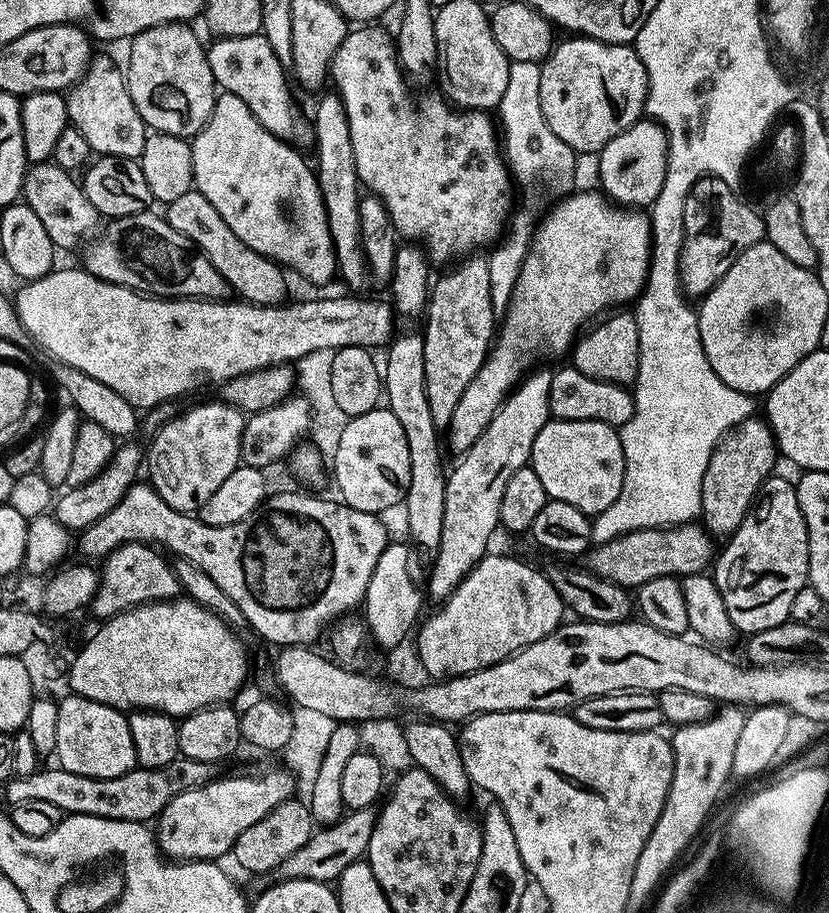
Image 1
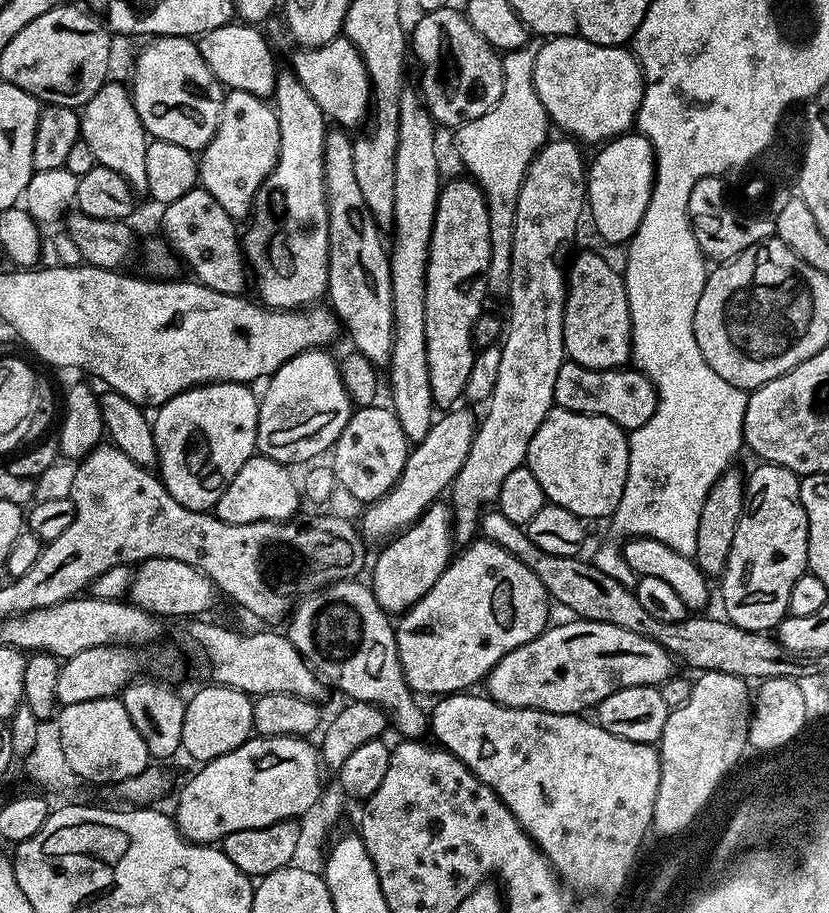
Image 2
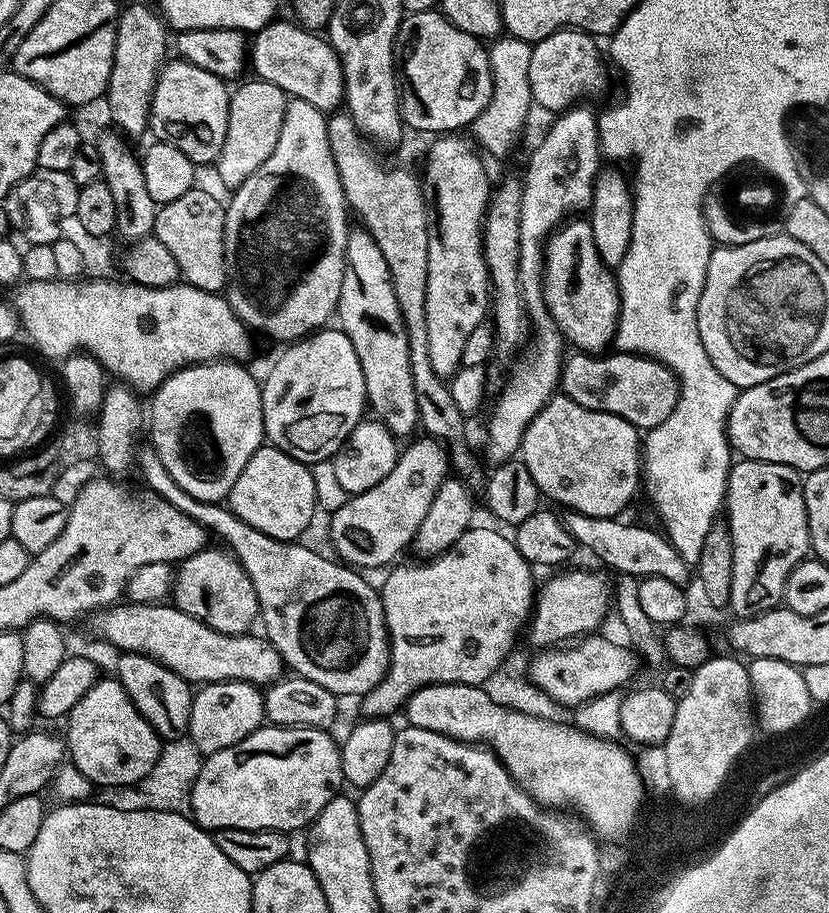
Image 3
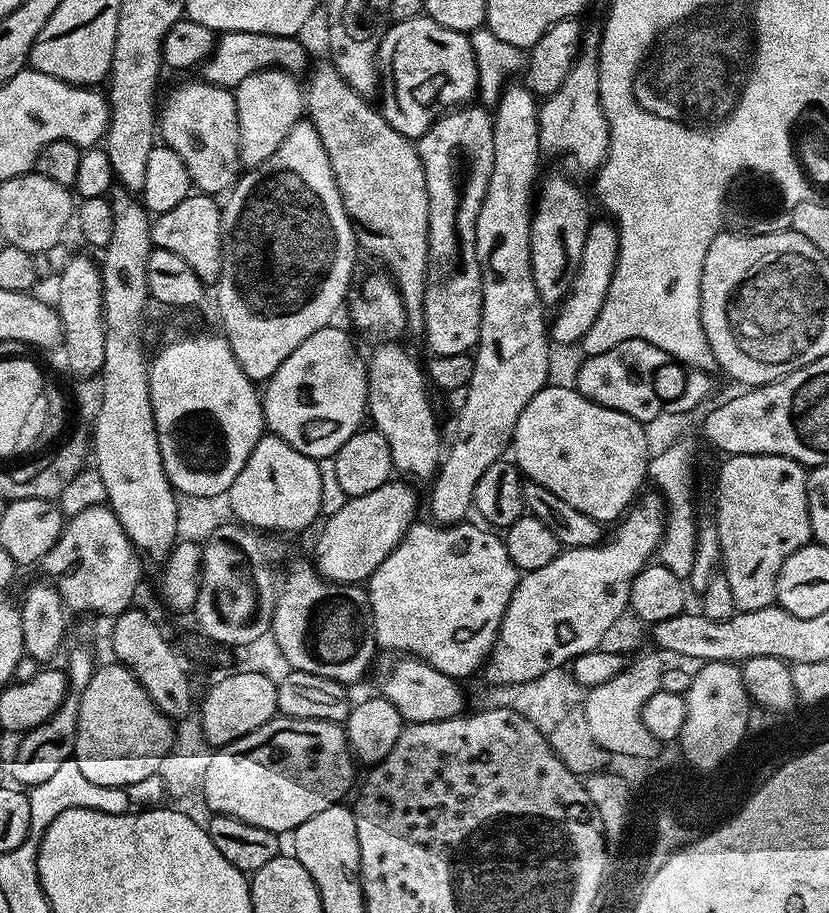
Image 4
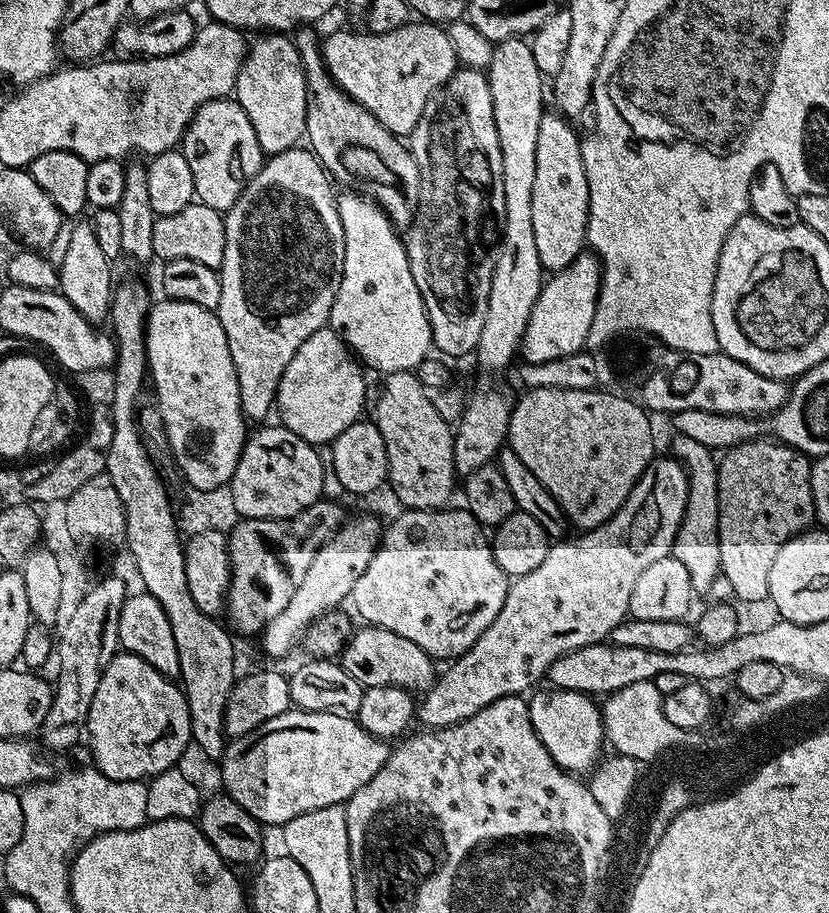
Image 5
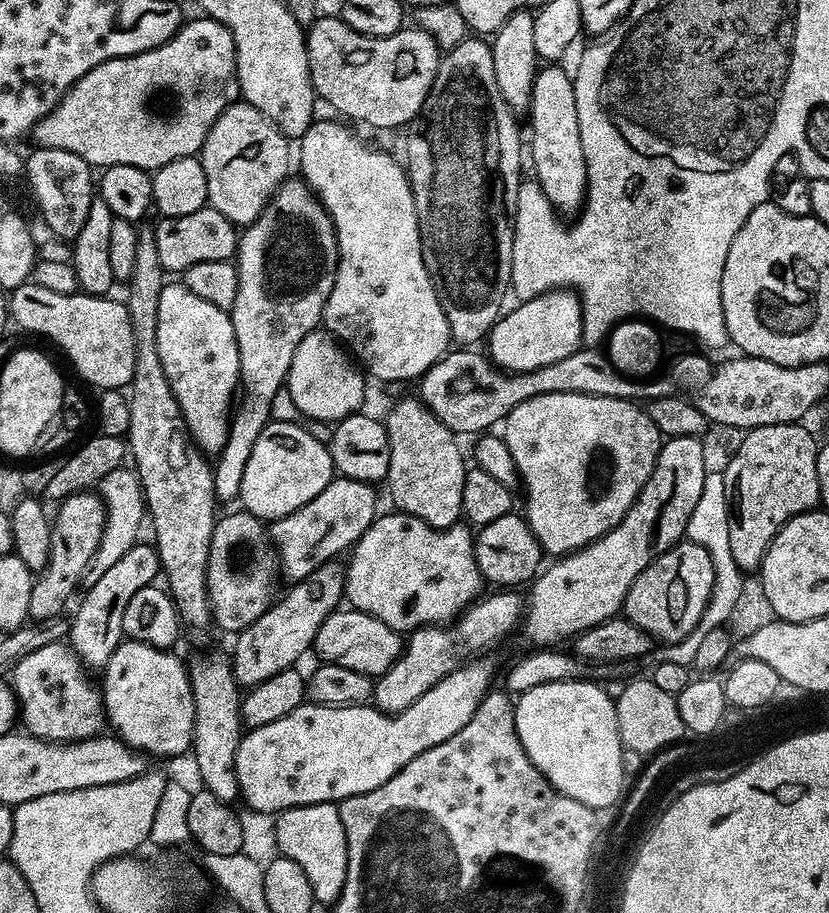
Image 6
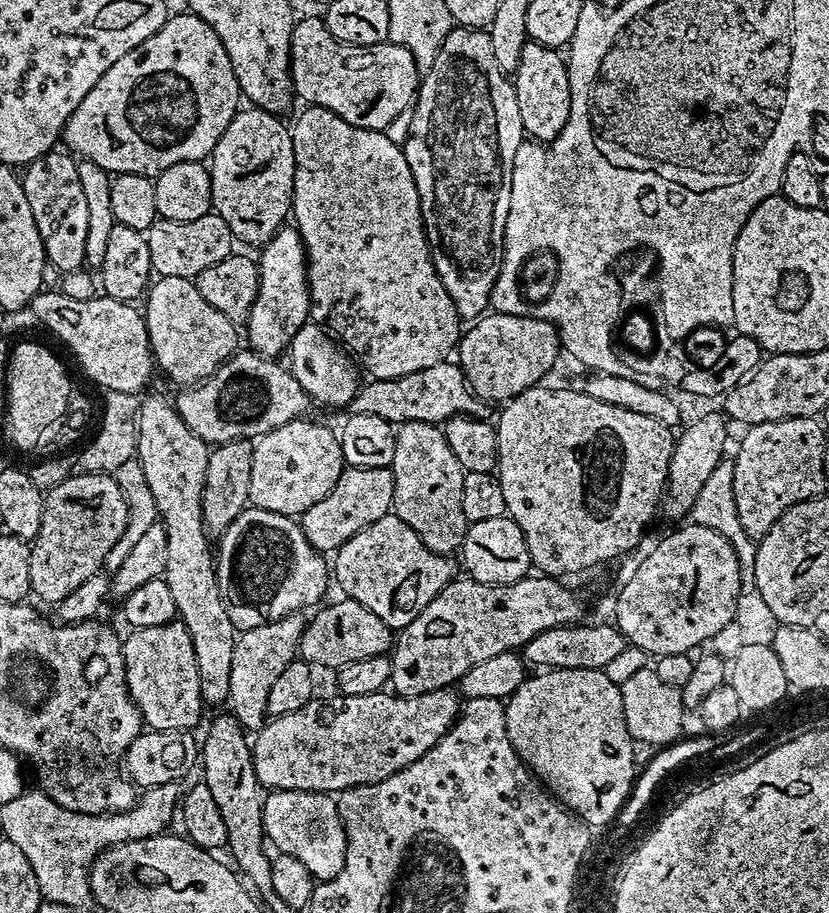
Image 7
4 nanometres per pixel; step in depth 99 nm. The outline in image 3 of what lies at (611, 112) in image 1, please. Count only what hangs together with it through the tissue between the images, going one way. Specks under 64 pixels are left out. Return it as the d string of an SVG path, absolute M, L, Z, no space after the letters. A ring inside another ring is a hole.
M561 30L532 45L528 85L533 101L537 105L540 103L551 114L559 114L581 102L588 102L591 96L602 95L608 84L609 65L602 55L601 45L599 48L596 44L599 43L586 32Z

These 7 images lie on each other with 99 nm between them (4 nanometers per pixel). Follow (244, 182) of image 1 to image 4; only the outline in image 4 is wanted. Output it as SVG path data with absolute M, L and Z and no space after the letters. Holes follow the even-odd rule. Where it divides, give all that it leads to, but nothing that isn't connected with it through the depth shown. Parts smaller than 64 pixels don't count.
M267 68L250 74L234 89L238 110L238 134L240 135L240 162L244 166L255 166L266 162L282 138L298 123L306 112L306 92L295 75L280 68Z

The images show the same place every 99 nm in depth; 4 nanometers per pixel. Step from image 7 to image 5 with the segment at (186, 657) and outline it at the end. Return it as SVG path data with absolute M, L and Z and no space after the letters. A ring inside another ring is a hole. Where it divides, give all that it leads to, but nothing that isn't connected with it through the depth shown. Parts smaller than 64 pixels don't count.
M121 651L106 666L98 694L94 694L94 702L90 702L86 740L92 743L92 752L96 755L95 767L111 780L144 780L157 776L167 768L177 767L180 756L192 743L190 710L183 687L175 679L154 670L150 662L142 662L142 658Z

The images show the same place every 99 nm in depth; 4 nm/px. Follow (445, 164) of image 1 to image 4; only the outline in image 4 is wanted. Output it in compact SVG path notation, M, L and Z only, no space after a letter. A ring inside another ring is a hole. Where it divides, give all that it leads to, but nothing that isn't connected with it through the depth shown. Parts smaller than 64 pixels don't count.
M225 32L217 39L216 51L202 65L202 79L205 84L217 84L219 88L234 90L246 78L250 78L250 74L267 68L280 68L293 74L303 73L309 67L310 55L300 42L295 36Z

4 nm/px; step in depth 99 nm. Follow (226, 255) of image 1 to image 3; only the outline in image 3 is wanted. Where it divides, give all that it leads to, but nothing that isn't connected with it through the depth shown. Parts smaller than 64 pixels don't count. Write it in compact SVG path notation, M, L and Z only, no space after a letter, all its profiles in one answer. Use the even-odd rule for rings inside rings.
M203 186L191 188L182 198L166 202L156 209L153 233L170 250L174 262L178 262L180 280L198 290L217 294L226 288L226 269L224 266L224 210L216 196L211 196Z

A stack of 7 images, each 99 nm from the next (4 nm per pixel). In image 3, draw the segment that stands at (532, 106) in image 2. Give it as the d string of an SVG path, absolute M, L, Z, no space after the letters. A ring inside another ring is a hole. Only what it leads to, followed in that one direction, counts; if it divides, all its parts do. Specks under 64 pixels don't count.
M507 34L491 41L488 48L492 93L490 102L484 107L482 114L478 114L478 118L471 124L470 132L475 143L489 157L506 155L515 146L516 139L519 138L520 131L528 120L528 104L533 103L532 91L528 85L528 63L531 53L531 44L527 44L523 38L514 38Z

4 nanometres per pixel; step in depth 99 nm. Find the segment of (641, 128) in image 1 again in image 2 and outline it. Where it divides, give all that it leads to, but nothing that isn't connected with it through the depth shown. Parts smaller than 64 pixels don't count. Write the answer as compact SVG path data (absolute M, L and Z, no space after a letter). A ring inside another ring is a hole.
M639 134L618 136L607 141L600 150L593 160L591 157L586 168L586 208L590 216L592 212L592 224L596 227L597 234L608 244L624 246L638 230L642 214L646 214L646 206L650 206L650 194L656 181L656 151L647 138Z

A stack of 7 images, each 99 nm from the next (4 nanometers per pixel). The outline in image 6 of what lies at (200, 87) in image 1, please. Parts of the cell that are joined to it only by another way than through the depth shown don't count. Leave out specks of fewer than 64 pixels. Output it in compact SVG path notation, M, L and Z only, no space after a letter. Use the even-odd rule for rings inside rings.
M233 102L210 126L204 144L198 153L198 159L206 176L206 190L208 204L218 214L226 217L230 223L237 226L247 226L254 223L258 214L268 204L268 200L275 194L276 189L284 183L288 172L288 144L289 137L281 135L270 121L254 106L243 102Z

